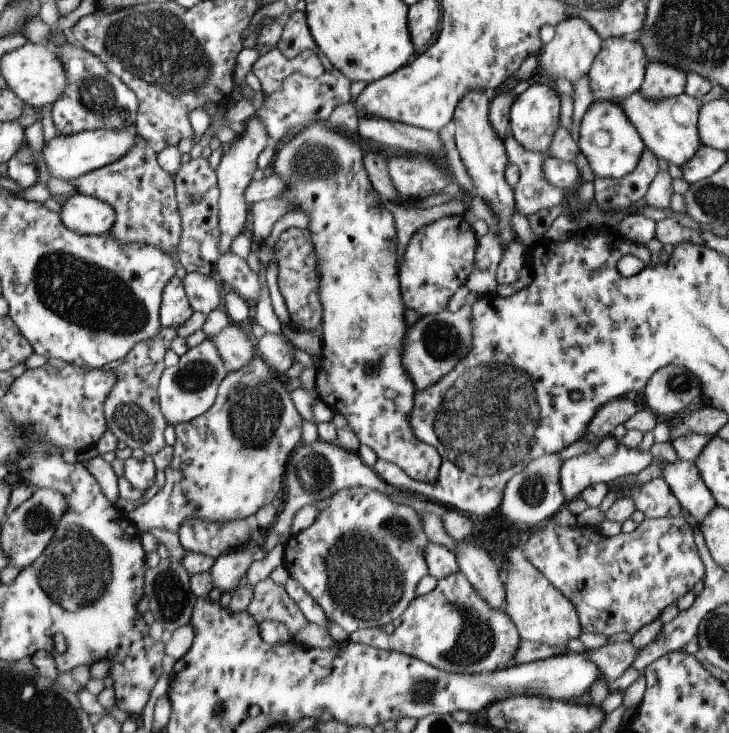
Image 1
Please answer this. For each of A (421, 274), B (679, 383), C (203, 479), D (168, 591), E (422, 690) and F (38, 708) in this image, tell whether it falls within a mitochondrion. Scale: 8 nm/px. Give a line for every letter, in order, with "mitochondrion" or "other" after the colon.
A: other
B: mitochondrion
C: other
D: mitochondrion
E: mitochondrion
F: mitochondrion

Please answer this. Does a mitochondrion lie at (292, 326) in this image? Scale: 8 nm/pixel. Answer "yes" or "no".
no

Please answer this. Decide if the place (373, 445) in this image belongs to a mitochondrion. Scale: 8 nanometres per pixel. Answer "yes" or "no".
no

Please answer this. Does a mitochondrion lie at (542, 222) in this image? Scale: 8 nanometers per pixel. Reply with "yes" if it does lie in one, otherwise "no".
no

